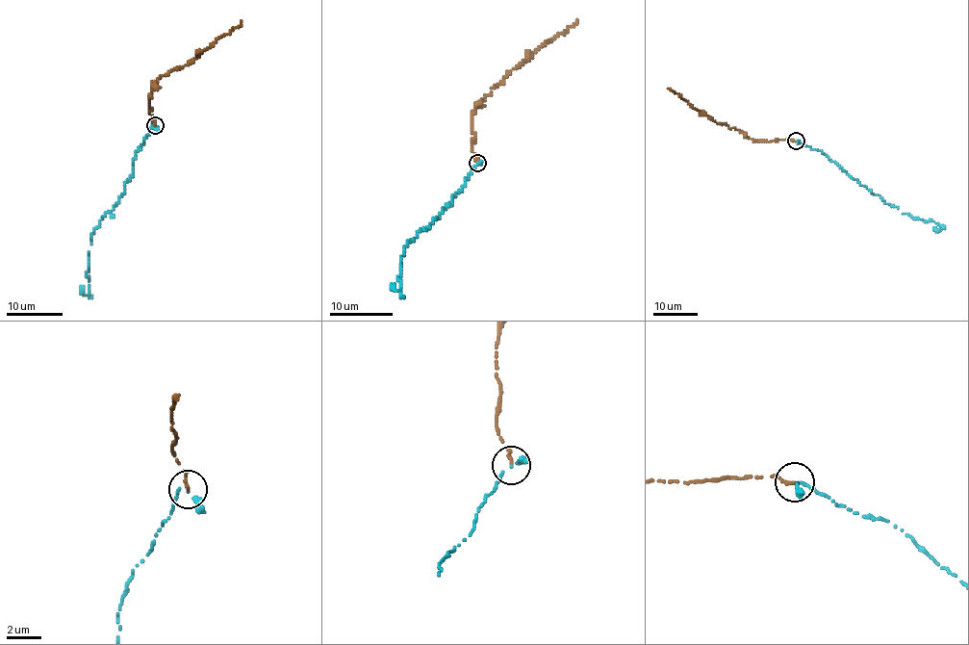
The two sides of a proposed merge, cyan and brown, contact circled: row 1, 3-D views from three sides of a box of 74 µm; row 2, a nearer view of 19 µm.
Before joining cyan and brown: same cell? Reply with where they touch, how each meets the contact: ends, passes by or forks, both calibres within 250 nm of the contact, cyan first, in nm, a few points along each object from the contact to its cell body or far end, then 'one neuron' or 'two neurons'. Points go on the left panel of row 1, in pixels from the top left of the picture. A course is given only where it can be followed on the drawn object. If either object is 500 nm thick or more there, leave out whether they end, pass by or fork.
at (155, 125); cyan passes by; brown ends there; 150 nm thick on the cyan side, 200 nm on the other; cyan runs (154, 126), (138, 150), (119, 201), (102, 219), (91, 237), (89, 295), (80, 285); brown runs (154, 125), (150, 115), (149, 96), (159, 78), (194, 60), (216, 38), (239, 27), (242, 20); one neuron

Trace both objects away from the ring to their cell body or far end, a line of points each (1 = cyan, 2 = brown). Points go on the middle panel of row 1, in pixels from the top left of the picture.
1: (477, 164), (465, 181), (465, 186), (437, 219), (405, 246), (398, 279), (400, 294), (391, 285)
2: (477, 163), (472, 151), (472, 112), (477, 104), (544, 42), (577, 20)

